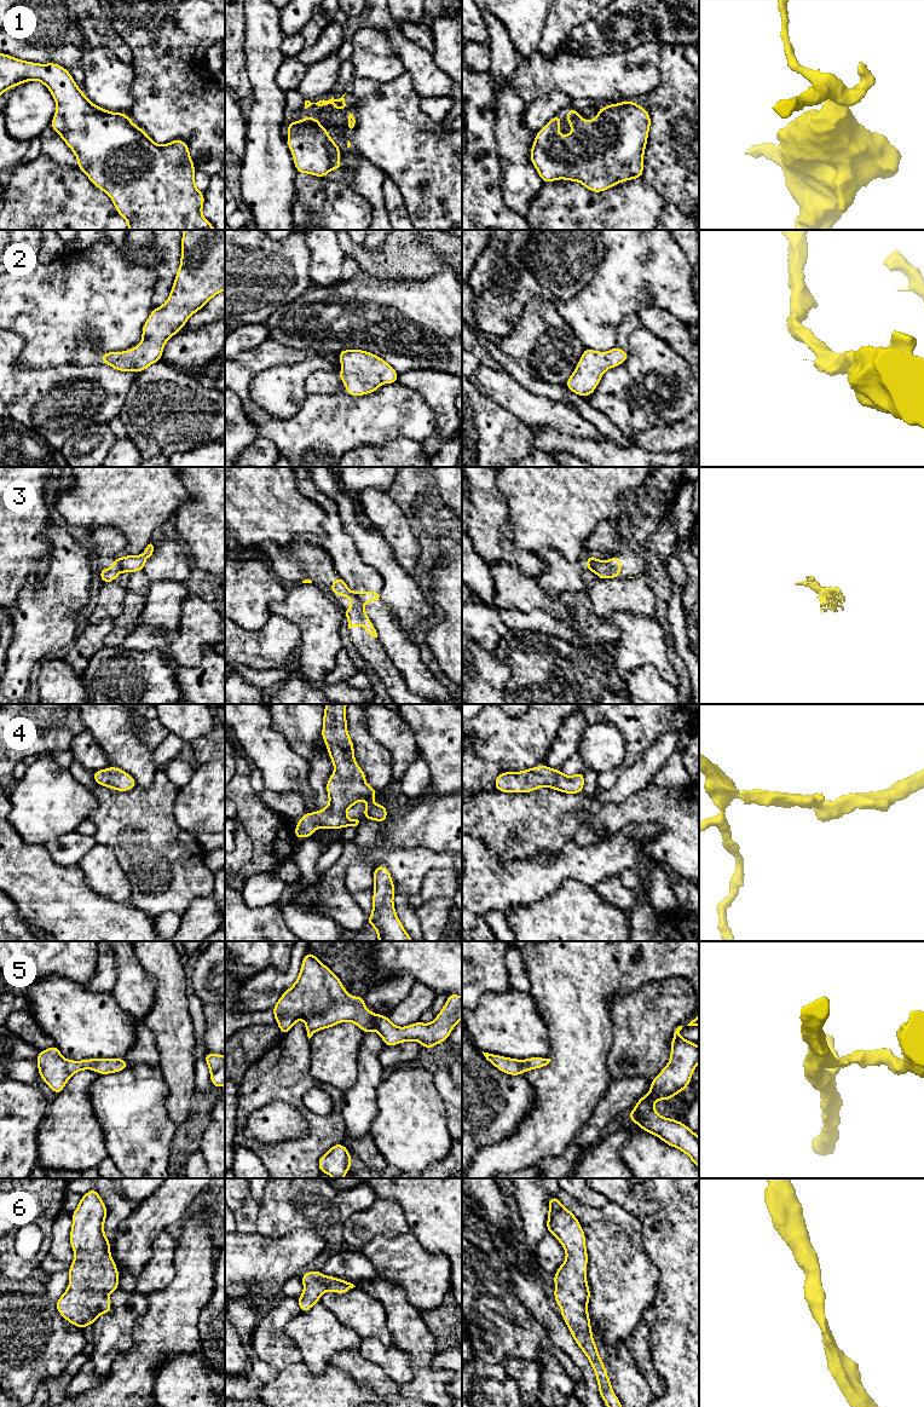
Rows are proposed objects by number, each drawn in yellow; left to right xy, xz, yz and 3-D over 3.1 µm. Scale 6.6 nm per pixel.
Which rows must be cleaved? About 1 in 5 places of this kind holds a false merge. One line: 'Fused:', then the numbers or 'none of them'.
Fused: 3

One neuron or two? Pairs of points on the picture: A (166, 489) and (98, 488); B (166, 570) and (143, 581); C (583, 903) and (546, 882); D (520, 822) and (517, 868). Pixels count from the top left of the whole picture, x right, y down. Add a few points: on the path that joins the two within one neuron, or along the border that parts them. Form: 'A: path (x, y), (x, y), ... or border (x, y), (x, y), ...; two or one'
A: path (149, 489), (115, 488); one
B: border (143, 571), (150, 581); two
C: border (585, 883), (566, 880), (552, 894), (532, 903); two
D: border (490, 848), (502, 861), (527, 859), (544, 852); two

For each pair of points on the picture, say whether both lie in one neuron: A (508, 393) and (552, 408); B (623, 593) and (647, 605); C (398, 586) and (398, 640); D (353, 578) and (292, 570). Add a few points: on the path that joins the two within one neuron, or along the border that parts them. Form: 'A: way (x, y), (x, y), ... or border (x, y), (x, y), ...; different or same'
A: way (519, 401), (530, 408), (541, 408); same
B: way (629, 594), (636, 595), (641, 600); same
C: border (388, 610), (409, 639); different
D: border (336, 572), (354, 593); different

